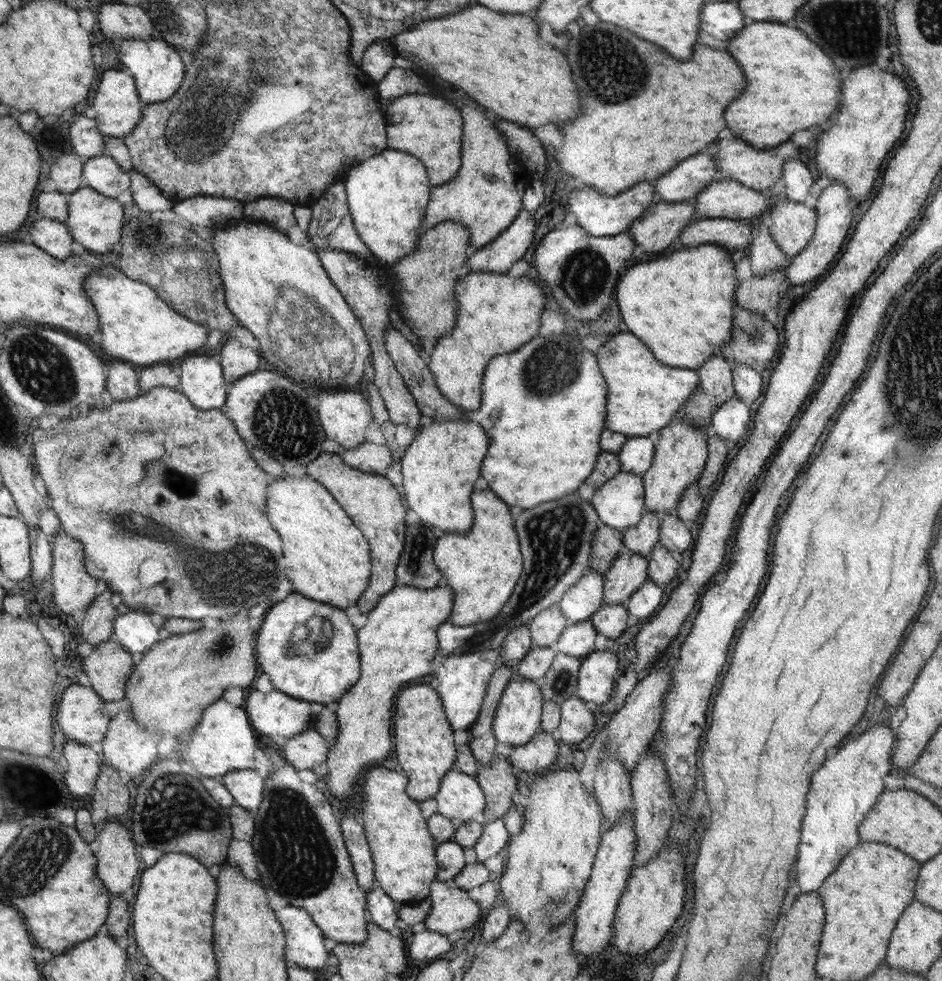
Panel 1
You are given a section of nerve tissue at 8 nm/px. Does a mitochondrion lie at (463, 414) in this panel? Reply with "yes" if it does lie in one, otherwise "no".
no

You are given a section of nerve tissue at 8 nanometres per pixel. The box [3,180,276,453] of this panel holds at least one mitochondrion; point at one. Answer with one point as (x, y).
(46, 370)

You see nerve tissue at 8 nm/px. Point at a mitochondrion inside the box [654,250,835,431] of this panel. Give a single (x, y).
(754, 334)

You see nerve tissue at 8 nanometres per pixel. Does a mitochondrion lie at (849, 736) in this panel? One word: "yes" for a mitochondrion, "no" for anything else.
no

